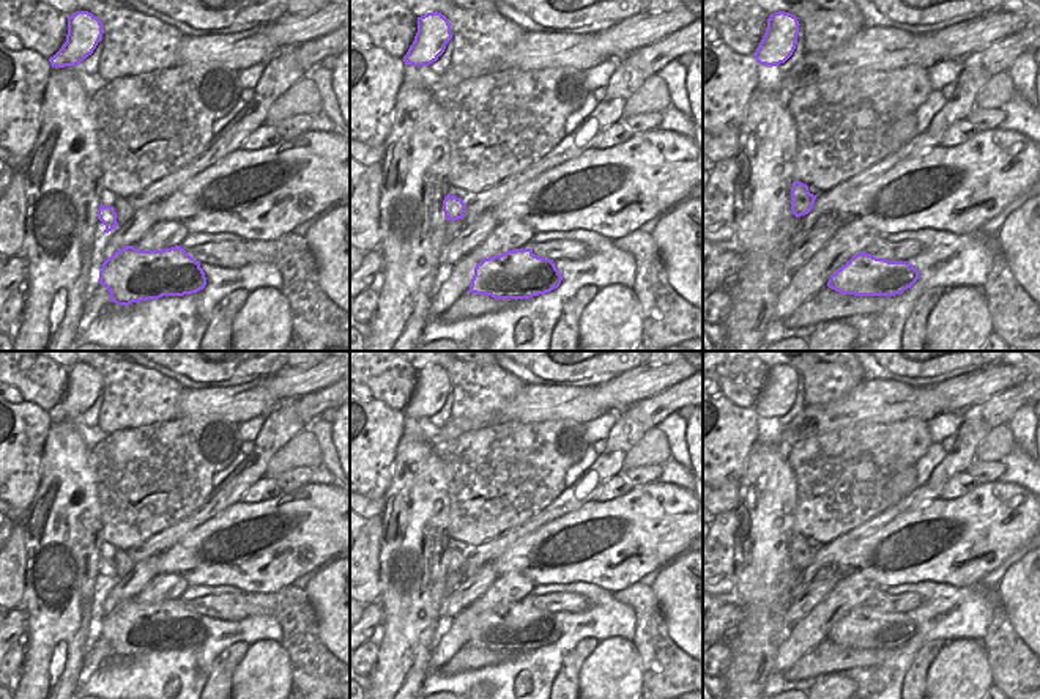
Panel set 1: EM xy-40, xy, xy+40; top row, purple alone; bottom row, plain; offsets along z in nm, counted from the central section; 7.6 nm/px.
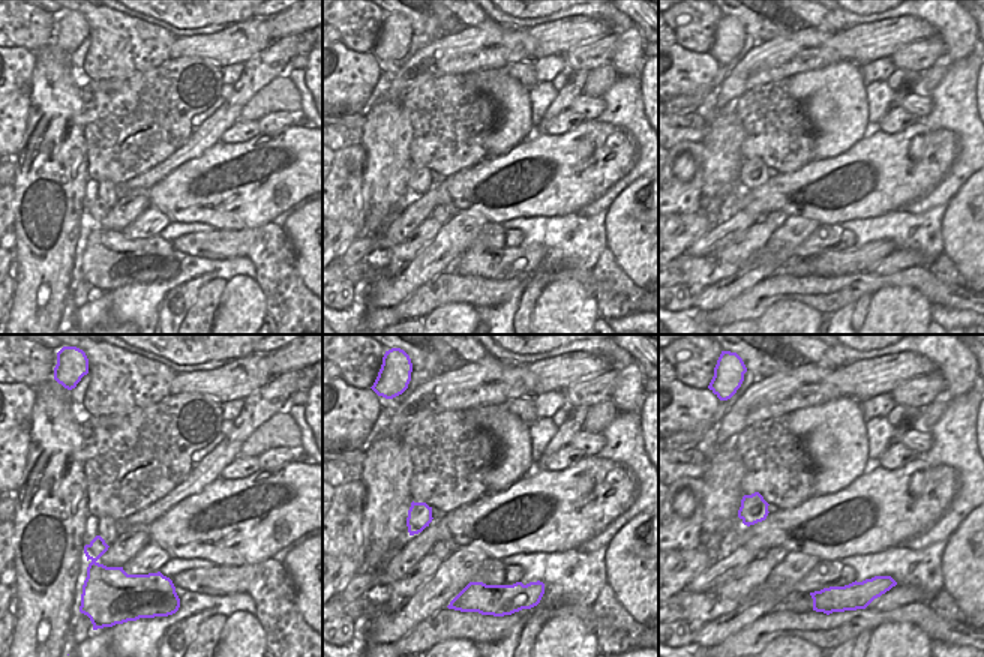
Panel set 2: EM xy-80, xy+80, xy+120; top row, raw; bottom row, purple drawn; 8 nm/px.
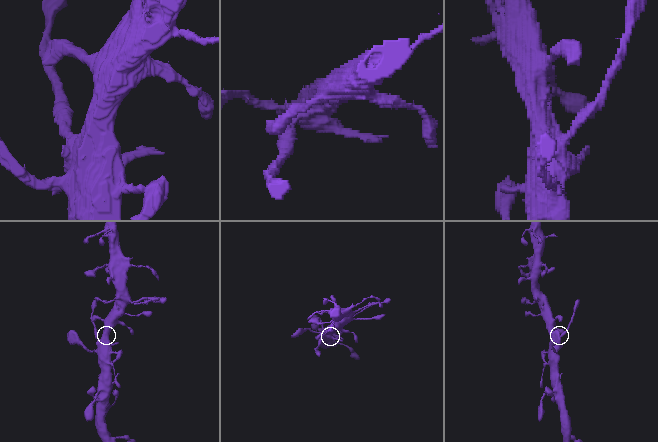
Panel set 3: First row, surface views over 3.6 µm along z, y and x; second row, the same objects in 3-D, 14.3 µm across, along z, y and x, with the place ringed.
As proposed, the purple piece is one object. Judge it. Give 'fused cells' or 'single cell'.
fused cells

